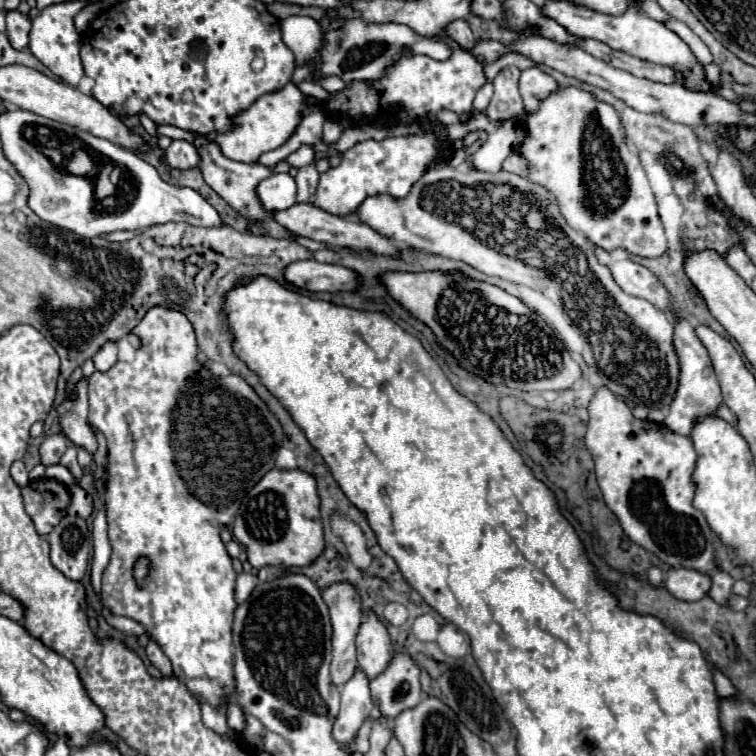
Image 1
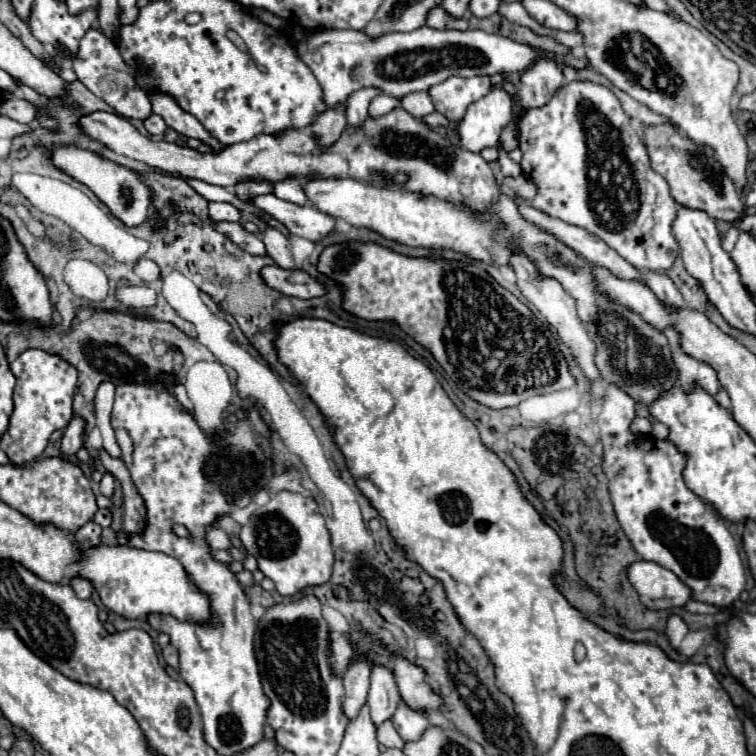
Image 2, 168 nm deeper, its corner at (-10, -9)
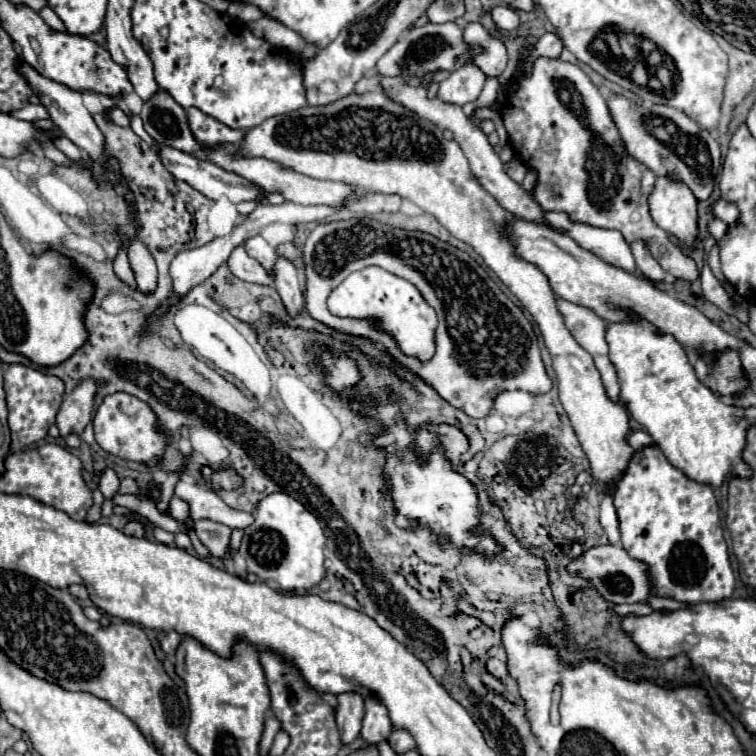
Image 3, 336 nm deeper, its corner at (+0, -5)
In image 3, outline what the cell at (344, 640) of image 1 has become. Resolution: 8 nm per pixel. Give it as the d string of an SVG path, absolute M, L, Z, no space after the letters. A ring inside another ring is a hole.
M346 692L338 696L336 708L336 724L340 730L342 744L350 744L358 738L364 718L364 700L354 692Z

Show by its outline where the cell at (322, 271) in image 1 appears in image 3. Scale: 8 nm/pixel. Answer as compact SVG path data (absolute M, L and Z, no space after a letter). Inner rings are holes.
M244 244L236 246L228 258L228 270L240 278L240 280L246 280L246 282L256 282L256 284L272 284L274 278L254 260L246 254L244 250Z

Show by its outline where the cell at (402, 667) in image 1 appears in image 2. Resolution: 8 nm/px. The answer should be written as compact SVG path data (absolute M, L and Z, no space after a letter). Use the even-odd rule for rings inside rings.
M404 700L398 702L398 708L396 708L394 716L392 716L392 724L394 724L396 732L398 732L406 742L408 742L408 740L418 740L418 738L422 736L422 732L430 726L428 714L410 708Z

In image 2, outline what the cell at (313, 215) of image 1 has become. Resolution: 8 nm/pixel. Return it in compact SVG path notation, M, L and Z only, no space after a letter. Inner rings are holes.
M274 194L258 196L254 198L254 206L276 218L280 224L284 224L294 236L302 236L314 242L320 242L328 234L336 232L336 220L332 216L326 216L324 212L296 206L290 202L284 202L276 198Z

